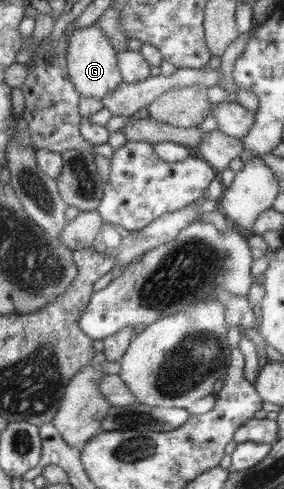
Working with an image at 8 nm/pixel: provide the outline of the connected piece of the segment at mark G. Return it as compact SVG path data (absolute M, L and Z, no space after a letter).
M97 22L83 28L73 28L71 35L66 36L68 49L66 49L66 65L69 80L73 83L80 97L101 99L118 87L121 75L117 66L116 51L110 45L108 36Z

